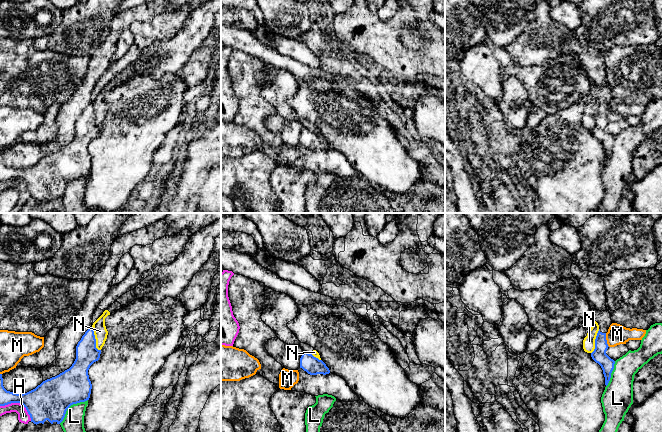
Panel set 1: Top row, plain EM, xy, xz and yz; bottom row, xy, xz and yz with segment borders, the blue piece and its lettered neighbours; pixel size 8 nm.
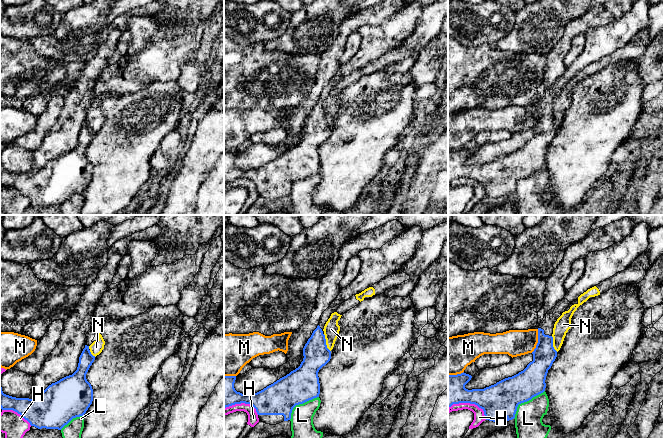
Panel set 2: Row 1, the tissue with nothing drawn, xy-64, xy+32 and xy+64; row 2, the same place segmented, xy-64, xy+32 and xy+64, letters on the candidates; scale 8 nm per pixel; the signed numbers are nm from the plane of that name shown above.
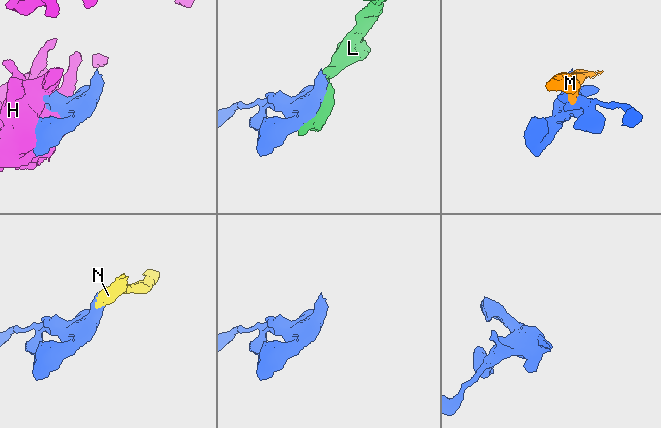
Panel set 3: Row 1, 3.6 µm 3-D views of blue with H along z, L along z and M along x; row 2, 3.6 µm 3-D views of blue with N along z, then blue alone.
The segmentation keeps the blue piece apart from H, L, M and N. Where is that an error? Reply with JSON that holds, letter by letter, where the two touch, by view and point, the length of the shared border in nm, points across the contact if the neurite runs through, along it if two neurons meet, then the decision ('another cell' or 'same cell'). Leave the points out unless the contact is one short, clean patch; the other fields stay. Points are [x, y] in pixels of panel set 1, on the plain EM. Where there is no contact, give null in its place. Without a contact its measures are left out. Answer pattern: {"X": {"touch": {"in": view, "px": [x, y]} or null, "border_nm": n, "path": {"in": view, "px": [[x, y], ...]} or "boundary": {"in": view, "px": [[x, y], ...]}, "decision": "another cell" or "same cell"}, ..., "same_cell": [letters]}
{"H": {"touch": {"in": "xy", "px": [19, 178]}, "border_nm": 280, "decision": "another cell"}, "L": {"touch": {"in": "xy", "px": [70, 181]}, "border_nm": 300, "decision": "another cell"}, "M": {"touch": {"in": "yz", "px": [606, 116]}, "border_nm": 120, "decision": "another cell"}, "N": {"touch": {"in": "xy", "px": [95, 115]}, "border_nm": 220, "boundary": {"in": "xy", "px": [[92, 102], [95, 122], [100, 126]]}, "decision": "another cell"}, "same_cell": []}

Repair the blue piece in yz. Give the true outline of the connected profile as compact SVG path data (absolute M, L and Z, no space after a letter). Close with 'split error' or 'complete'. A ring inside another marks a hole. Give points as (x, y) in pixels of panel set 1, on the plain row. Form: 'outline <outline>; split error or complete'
outline M592 85L589 94L596 97L599 101L599 107L595 115L595 125L591 129L591 133L601 142L605 153L605 161L607 162L615 140L615 137L606 130L609 123L606 116L606 109L612 100L611 92L608 86L601 88Z; split error

